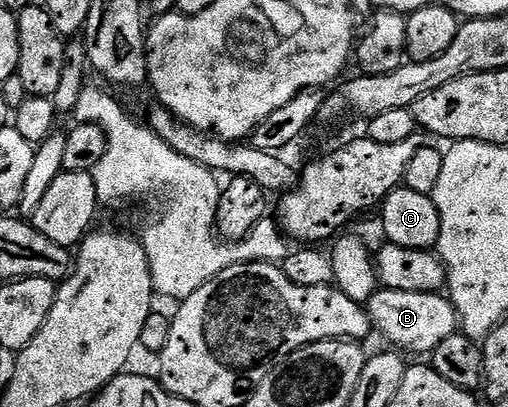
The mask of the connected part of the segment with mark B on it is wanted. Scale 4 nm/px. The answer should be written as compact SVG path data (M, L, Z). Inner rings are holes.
M376 290L365 304L372 328L388 339L392 348L400 352L412 351L415 355L430 356L445 341L445 337L460 330L459 318L446 294L405 293L404 291Z

